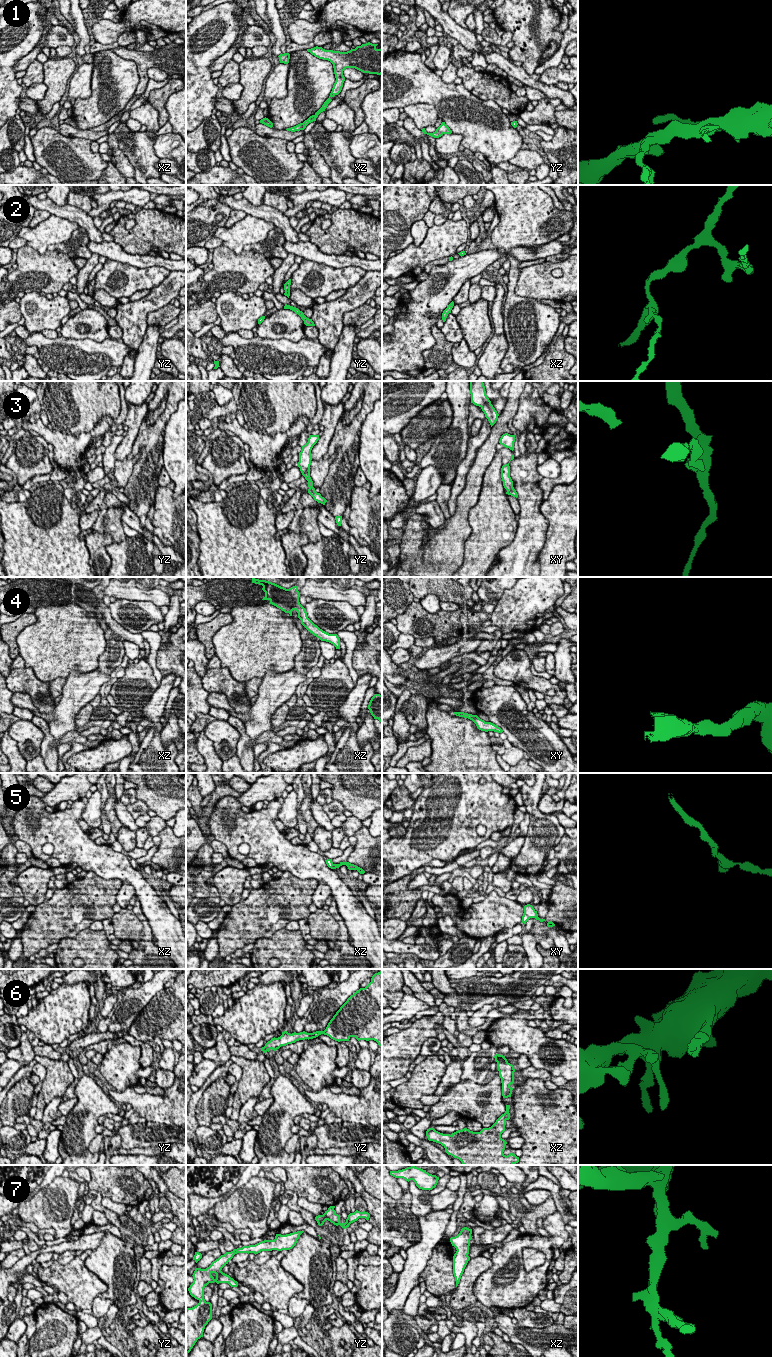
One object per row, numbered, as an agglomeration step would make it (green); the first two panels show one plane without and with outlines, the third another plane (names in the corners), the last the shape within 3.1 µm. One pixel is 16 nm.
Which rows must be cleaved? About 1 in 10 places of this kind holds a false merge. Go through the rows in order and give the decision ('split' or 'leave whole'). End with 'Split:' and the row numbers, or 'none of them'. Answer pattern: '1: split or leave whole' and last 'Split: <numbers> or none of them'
1: leave whole
2: leave whole
3: leave whole
4: leave whole
5: leave whole
6: leave whole
7: leave whole
Split: none of them

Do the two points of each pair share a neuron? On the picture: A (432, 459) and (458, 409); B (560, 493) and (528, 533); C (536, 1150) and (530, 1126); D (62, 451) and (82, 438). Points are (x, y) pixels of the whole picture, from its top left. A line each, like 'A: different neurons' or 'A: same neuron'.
A: same neuron
B: different neurons
C: same neuron
D: same neuron

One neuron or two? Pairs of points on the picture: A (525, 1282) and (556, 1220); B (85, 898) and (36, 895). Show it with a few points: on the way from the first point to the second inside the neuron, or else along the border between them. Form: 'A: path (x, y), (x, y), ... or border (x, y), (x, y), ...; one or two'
A: path (541, 1270), (548, 1260), (548, 1246), (556, 1236); one
B: border (45, 900), (36, 907); two

